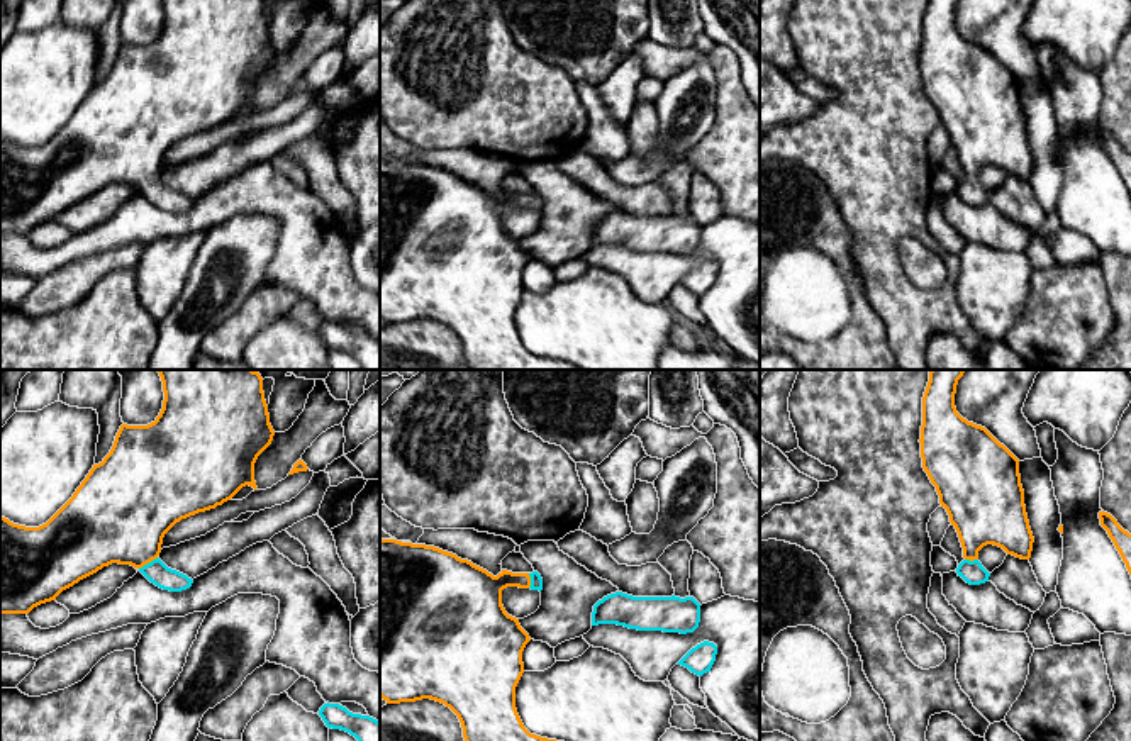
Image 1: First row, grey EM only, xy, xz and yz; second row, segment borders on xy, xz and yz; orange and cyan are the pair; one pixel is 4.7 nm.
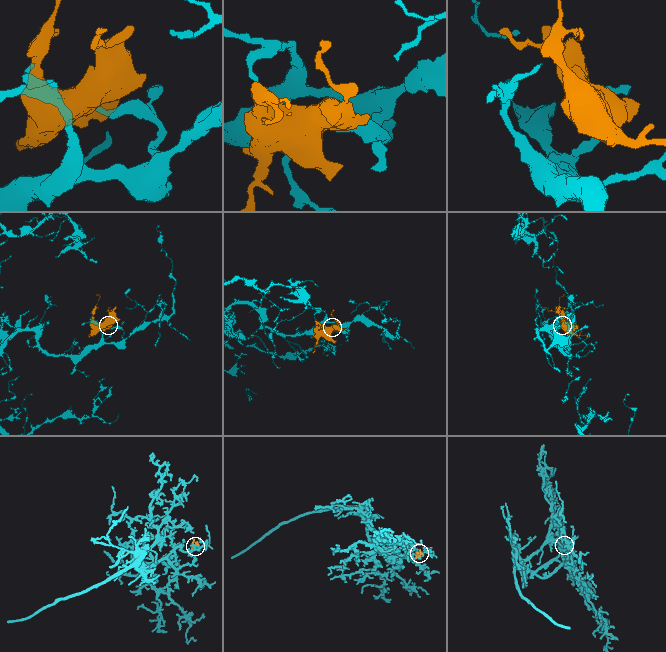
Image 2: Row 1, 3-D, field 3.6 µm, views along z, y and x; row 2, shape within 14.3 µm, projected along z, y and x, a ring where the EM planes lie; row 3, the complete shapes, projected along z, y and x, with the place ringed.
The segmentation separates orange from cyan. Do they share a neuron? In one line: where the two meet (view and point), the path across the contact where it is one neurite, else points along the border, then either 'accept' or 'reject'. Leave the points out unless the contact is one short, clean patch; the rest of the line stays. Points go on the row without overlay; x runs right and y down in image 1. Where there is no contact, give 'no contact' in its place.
xy (148, 182) | across xy (122, 136), (148, 182), (156, 192) | accept

